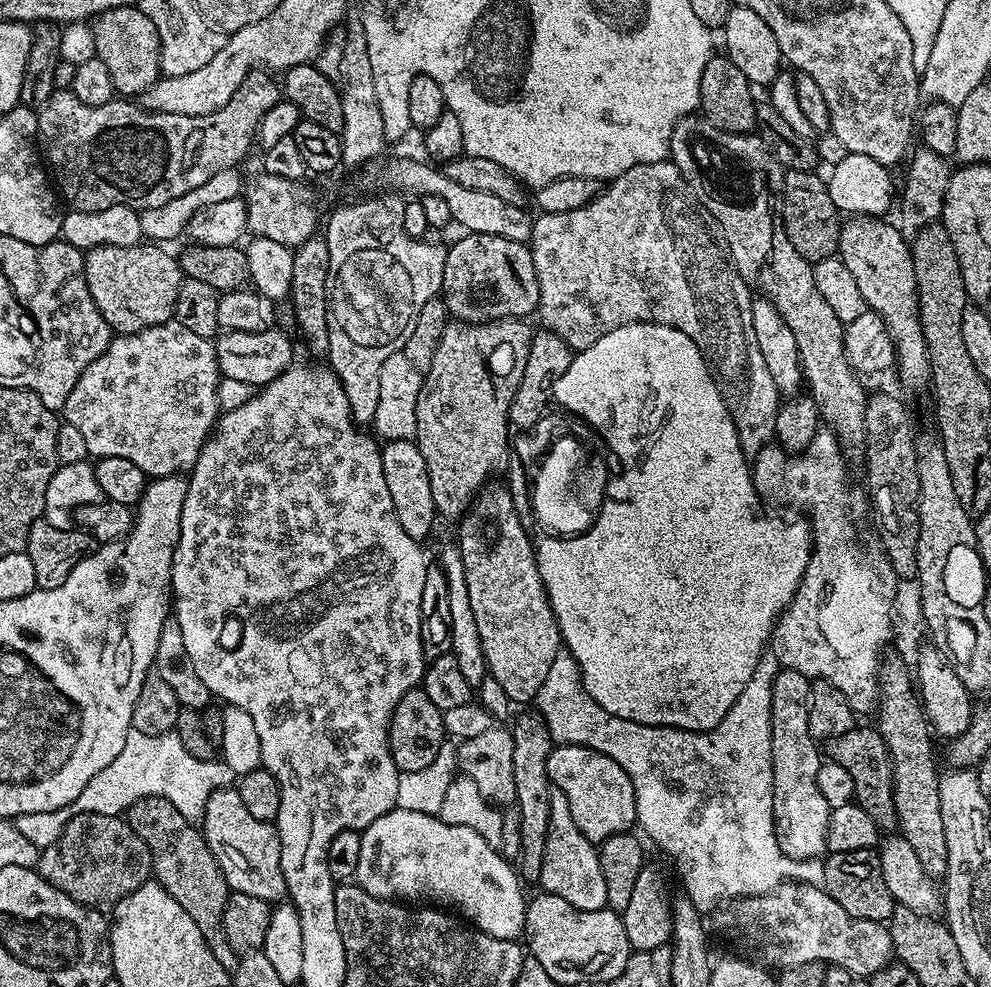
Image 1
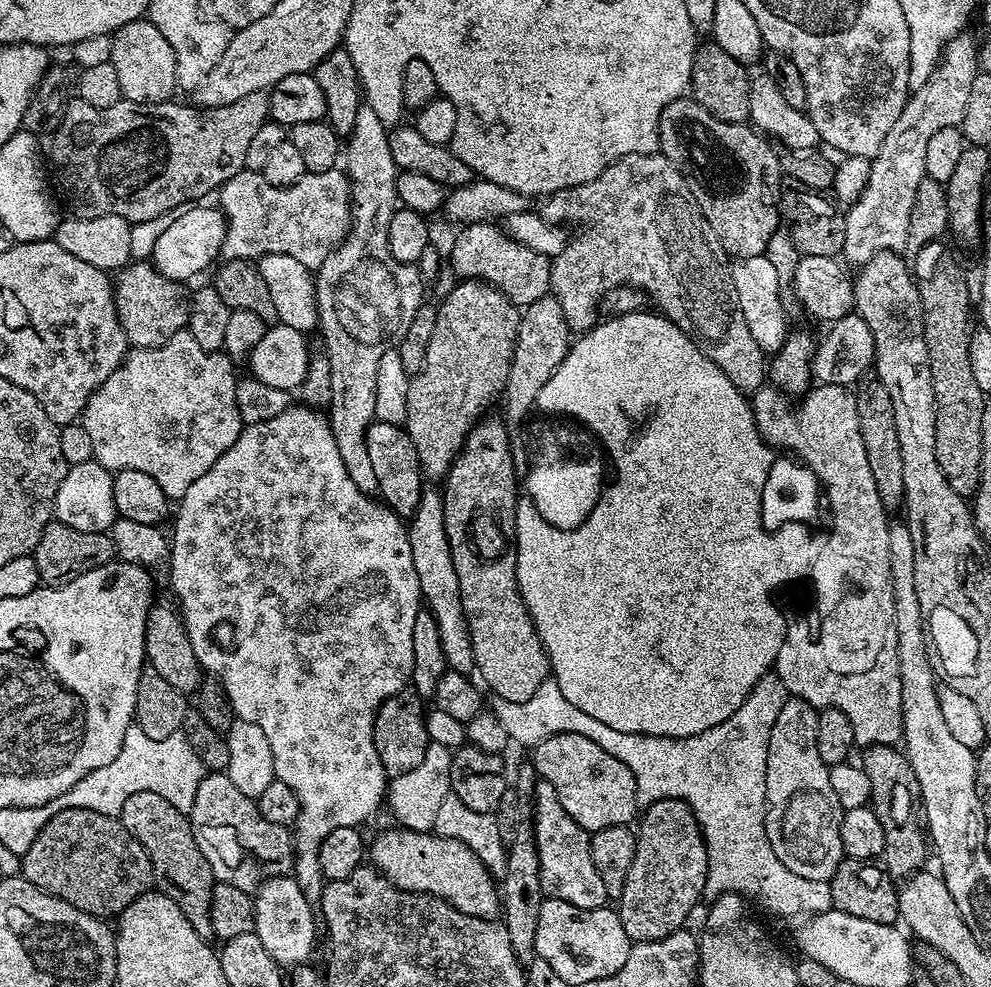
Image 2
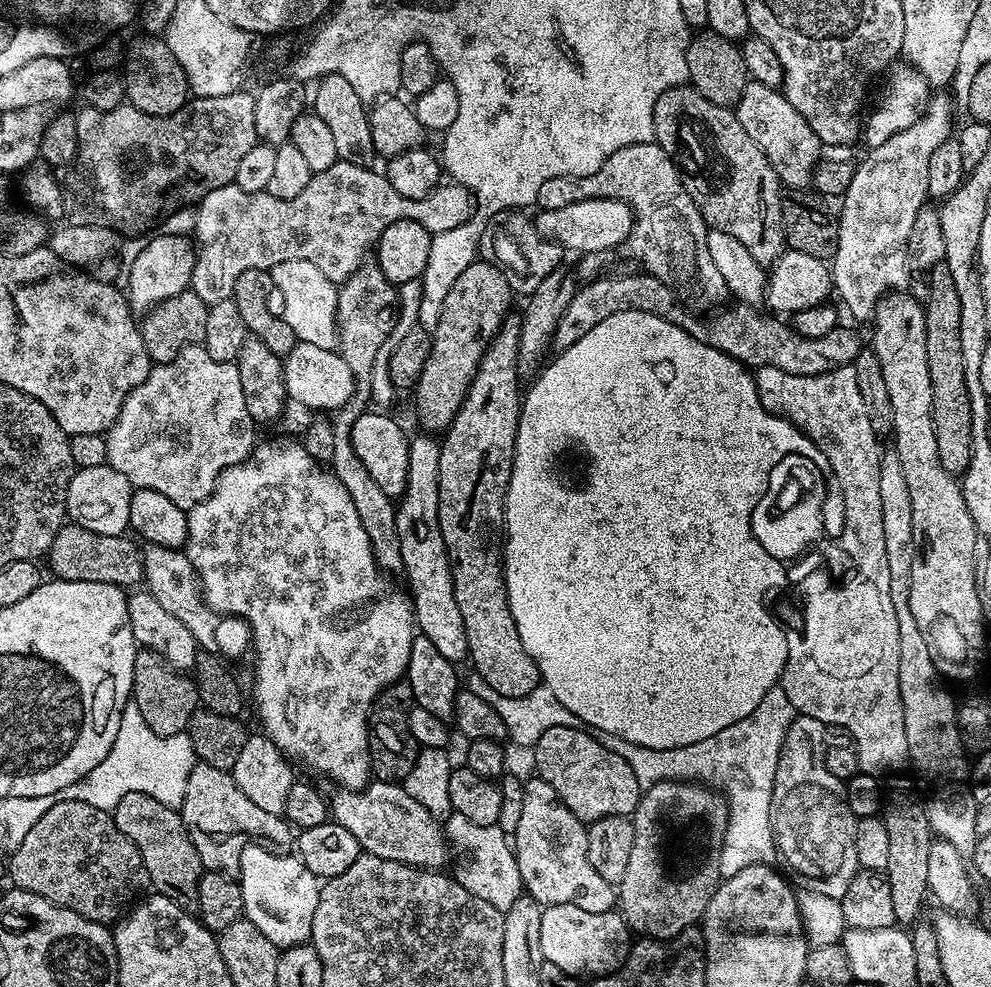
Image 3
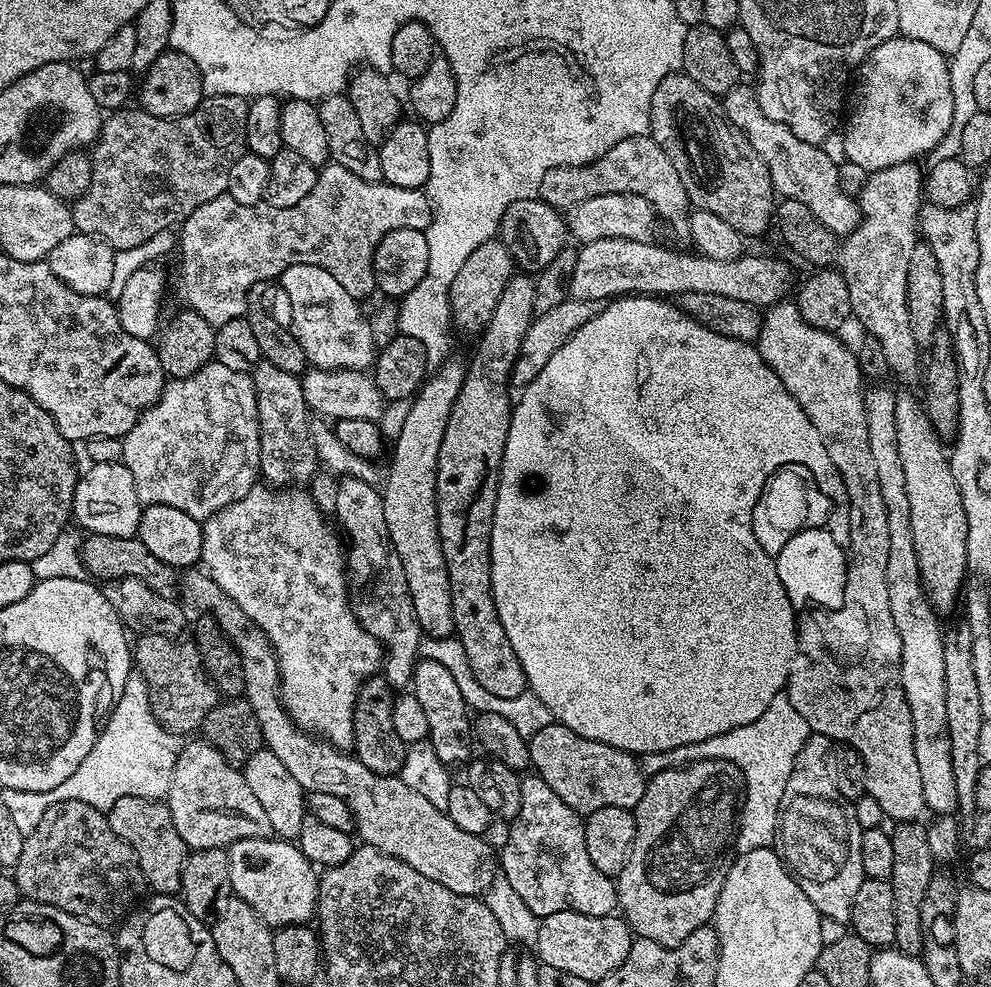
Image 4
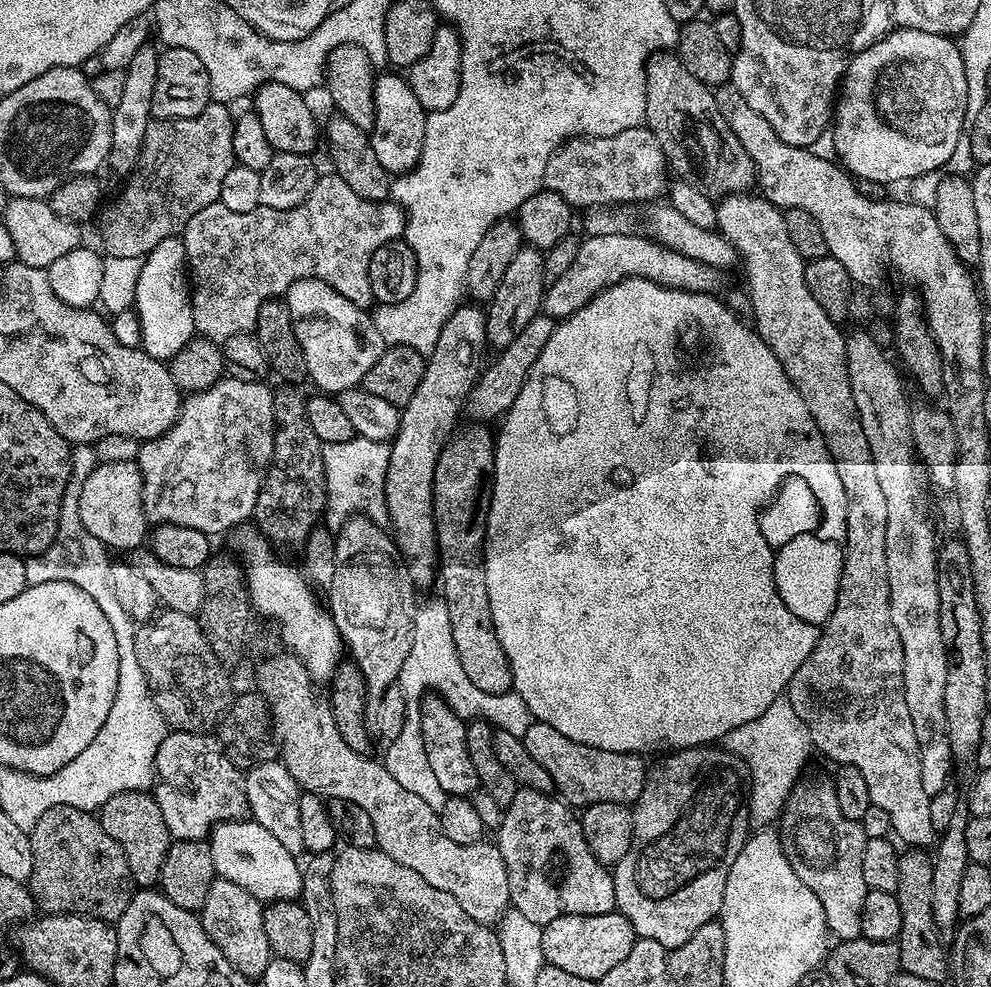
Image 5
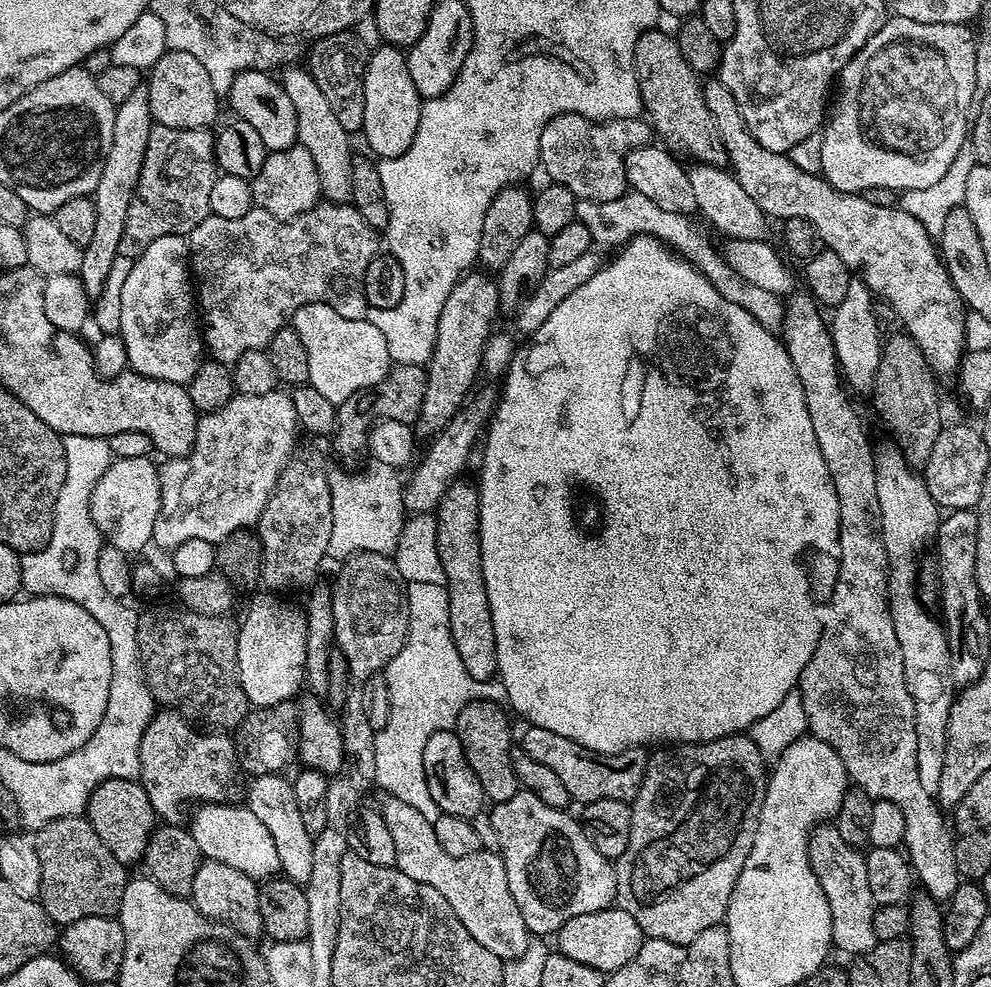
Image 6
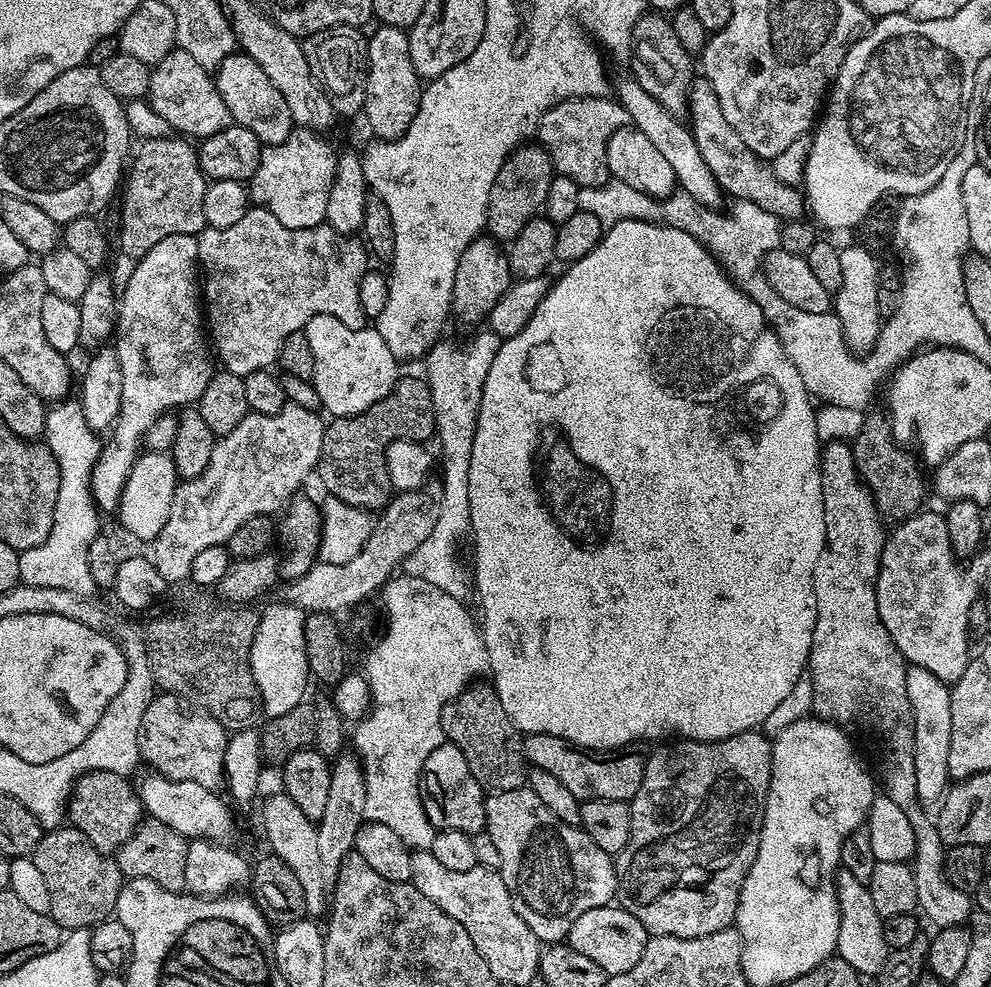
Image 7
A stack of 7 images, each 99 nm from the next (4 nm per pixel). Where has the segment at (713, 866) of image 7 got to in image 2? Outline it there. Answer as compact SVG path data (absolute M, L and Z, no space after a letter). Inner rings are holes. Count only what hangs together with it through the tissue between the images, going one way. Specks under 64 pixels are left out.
M663 800L647 805L639 817L639 824L634 862L618 898L618 911L626 934L641 944L666 938L687 925L684 923L688 915L704 896L708 851L700 823L694 818L690 806L681 800Z

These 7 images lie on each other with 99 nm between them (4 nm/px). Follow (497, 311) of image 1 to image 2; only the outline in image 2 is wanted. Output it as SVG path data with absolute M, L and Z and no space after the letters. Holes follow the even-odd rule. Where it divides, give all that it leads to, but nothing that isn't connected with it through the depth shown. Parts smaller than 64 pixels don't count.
M485 222L483 224L466 224L459 229L456 241L452 244L452 260L456 263L454 272L457 277L465 280L483 280L486 284L493 284L506 298L510 298L517 306L527 306L538 298L549 295L552 286L552 260L547 256L530 250L522 242L514 239L499 223Z

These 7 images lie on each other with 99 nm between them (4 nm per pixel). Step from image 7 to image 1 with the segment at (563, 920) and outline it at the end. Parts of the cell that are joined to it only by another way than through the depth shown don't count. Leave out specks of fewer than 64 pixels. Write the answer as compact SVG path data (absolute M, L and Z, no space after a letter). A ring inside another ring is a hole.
M549 787L550 818L546 834L546 854L542 858L539 887L543 891L563 898L578 910L602 910L608 907L606 902L606 882L602 879L602 866L597 845L574 826L574 817L566 802L566 794L560 788Z

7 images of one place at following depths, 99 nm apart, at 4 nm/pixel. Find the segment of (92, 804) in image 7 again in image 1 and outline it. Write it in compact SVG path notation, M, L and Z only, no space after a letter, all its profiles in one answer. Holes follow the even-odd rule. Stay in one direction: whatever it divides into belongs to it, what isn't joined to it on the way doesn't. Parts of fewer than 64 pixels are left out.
M161 796L138 798L138 802L134 802L126 808L126 819L128 825L134 830L134 834L138 834L138 838L142 838L142 842L146 842L146 846L150 850L152 876L155 883L164 885L170 898L174 898L174 902L178 902L178 906L182 906L182 910L186 910L186 914L190 914L190 919L197 924L198 930L202 930L202 938L206 938L206 942L210 946L210 954L214 954L214 958L218 958L218 962L222 962L224 968L235 969L238 954L230 946L224 933L224 911L230 889L214 854L210 854L210 846L204 840L203 831L193 821L182 818L182 814L178 814L178 806L174 806L174 802Z

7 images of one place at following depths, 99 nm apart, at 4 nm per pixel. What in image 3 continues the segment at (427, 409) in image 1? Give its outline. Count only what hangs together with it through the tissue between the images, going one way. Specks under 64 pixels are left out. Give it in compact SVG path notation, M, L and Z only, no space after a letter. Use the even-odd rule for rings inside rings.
M477 258L473 264L466 266L466 270L462 270L462 274L458 274L458 282L454 282L454 286L450 286L450 294L446 294L446 302L442 302L442 318L438 318L438 326L431 329L430 332L432 338L430 358L426 358L426 366L422 366L422 374L414 389L416 416L420 419L420 424L424 427L421 429L425 433L443 433L458 414L468 393L468 387L471 386L474 374L482 362L482 354L490 346L494 334L498 334L505 316L509 315L508 303L512 299L514 299L514 293L506 282L506 274L502 274L502 270L498 270L498 266L494 266L482 258Z

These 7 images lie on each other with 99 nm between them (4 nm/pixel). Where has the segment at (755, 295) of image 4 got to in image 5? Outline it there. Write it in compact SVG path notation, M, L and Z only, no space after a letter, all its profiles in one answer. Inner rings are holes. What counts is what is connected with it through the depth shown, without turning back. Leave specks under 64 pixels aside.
M631 231L597 237L585 235L580 240L578 254L574 254L574 262L570 262L570 267L563 274L558 274L558 278L545 287L543 315L551 316L556 322L562 321L602 290L635 276L667 288L687 292L713 291L712 284L708 281L710 269L707 265L700 264L694 258L686 258L680 252L664 248L645 235L632 235Z

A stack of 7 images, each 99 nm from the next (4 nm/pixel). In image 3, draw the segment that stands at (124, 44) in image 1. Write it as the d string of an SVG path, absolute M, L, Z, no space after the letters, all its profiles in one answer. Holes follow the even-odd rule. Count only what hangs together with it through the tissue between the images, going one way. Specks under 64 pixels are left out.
M144 38L148 40L136 40L129 43L126 48L126 68L123 73L126 86L127 103L133 104L138 110L142 110L151 116L169 116L179 112L189 103L188 79L178 66L178 58L170 54L170 46L164 38Z

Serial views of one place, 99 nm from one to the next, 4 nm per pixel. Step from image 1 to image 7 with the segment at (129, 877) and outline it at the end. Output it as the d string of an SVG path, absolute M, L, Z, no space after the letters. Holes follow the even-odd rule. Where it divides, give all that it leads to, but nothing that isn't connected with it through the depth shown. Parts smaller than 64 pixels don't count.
M71 826L45 831L30 859L38 866L50 894L48 915L61 929L88 930L115 913L120 887L126 878L109 853L94 850L86 834Z

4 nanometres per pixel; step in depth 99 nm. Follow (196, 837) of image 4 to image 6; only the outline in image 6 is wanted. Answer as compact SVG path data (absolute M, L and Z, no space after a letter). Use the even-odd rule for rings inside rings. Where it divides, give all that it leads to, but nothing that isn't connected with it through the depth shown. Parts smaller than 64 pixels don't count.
M157 711L142 734L140 747L140 785L150 798L150 806L164 822L181 818L180 807L196 800L200 804L239 805L246 788L240 785L242 769L236 763L233 737L219 731L195 732L193 725L179 712Z

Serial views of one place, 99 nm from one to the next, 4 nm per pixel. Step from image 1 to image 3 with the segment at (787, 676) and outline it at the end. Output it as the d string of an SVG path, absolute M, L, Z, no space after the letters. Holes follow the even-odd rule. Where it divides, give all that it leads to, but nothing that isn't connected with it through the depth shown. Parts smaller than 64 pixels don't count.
M797 715L790 730L786 730L786 738L782 746L782 754L778 758L778 770L774 774L774 794L772 795L772 839L776 842L777 853L796 872L812 879L811 891L826 894L826 898L839 900L846 894L846 886L850 886L857 872L861 871L858 862L858 850L854 847L857 816L848 805L848 794L845 781L834 778L830 770L826 770L824 761L824 729L826 725L818 722L818 718Z

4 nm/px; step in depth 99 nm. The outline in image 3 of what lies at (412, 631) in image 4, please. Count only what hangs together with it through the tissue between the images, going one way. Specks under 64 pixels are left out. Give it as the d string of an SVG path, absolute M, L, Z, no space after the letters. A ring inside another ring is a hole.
M365 262L361 264L358 270L354 270L354 274L350 274L350 278L339 285L336 294L336 334L338 337L338 351L340 357L346 362L346 366L350 368L350 374L356 380L356 391L351 400L342 408L337 408L331 417L334 432L334 456L330 463L330 470L338 478L338 482L345 487L346 494L350 496L350 502L354 502L354 510L358 510L358 518L362 520L362 526L366 530L366 534L370 538L370 546L372 552L376 555L376 562L380 565L385 573L391 574L392 571L403 569L404 563L400 557L400 543L398 542L398 534L396 533L396 504L393 497L382 494L378 482L374 482L374 478L370 478L366 466L362 466L362 462L358 459L358 454L354 454L354 446L350 442L350 430L354 426L354 422L366 411L366 405L370 400L370 374L374 366L374 358L378 354L378 346L382 346L382 342L386 342L388 336L393 335L392 329L392 312L388 308L392 308L396 304L397 289L382 274L380 265L375 262Z

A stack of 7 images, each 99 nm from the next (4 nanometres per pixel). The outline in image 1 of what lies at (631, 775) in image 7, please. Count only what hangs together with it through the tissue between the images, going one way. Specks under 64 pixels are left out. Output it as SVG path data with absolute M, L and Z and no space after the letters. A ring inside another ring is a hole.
M556 744L546 758L546 774L551 787L560 788L562 794L566 794L574 826L593 844L599 846L614 834L633 831L636 824L634 786L614 758L584 744Z

